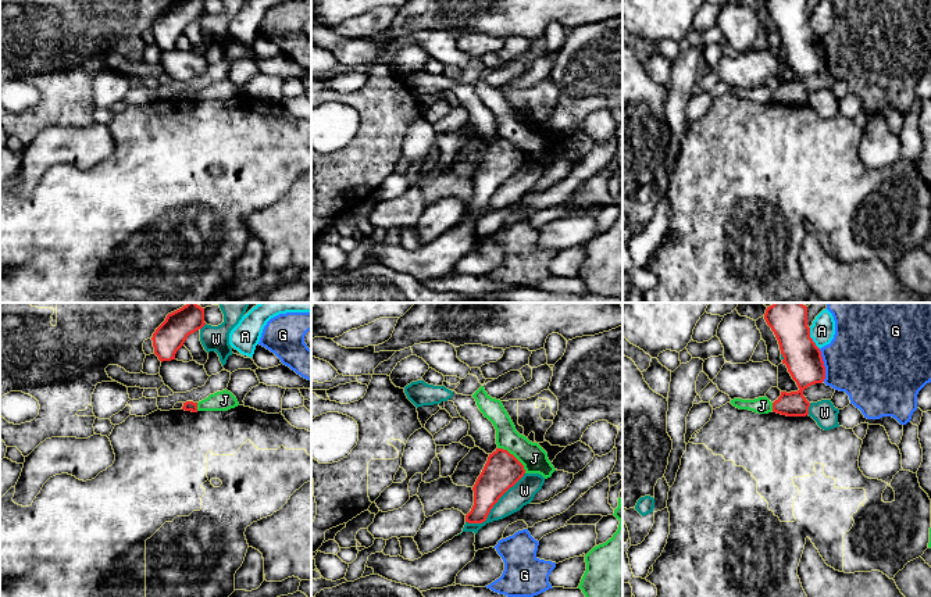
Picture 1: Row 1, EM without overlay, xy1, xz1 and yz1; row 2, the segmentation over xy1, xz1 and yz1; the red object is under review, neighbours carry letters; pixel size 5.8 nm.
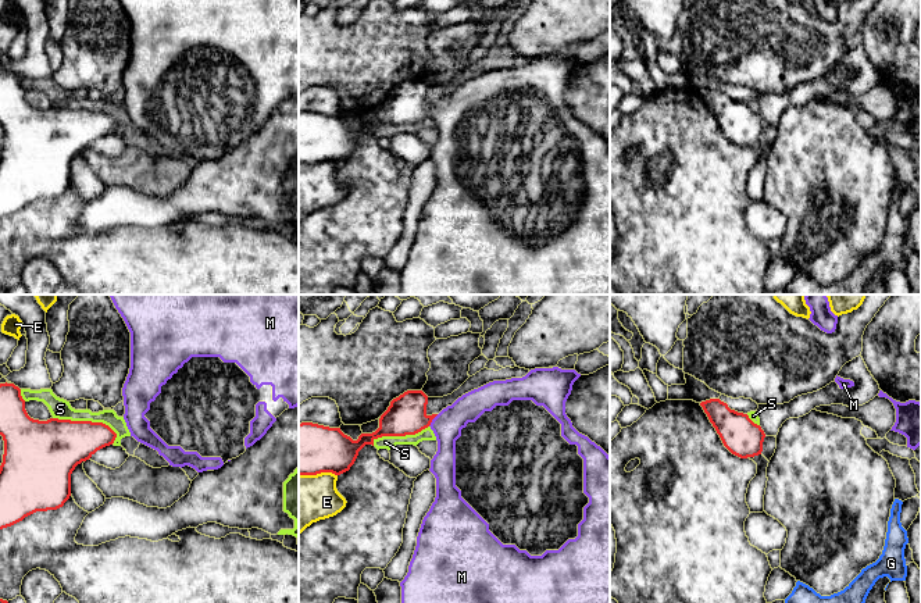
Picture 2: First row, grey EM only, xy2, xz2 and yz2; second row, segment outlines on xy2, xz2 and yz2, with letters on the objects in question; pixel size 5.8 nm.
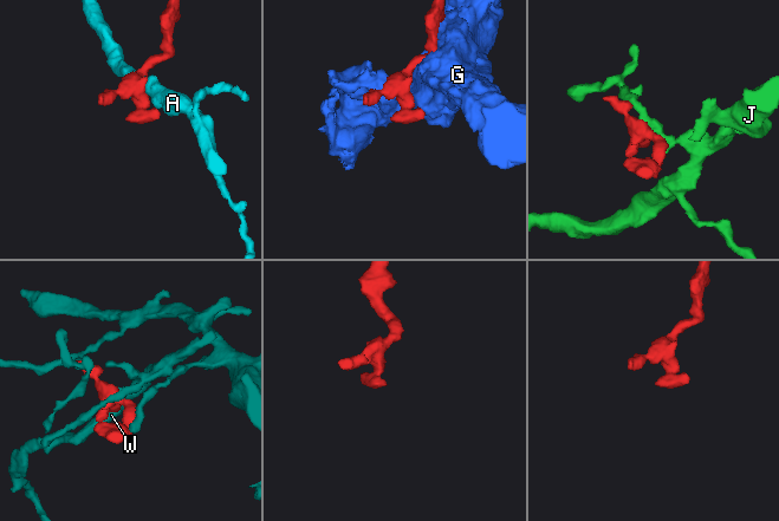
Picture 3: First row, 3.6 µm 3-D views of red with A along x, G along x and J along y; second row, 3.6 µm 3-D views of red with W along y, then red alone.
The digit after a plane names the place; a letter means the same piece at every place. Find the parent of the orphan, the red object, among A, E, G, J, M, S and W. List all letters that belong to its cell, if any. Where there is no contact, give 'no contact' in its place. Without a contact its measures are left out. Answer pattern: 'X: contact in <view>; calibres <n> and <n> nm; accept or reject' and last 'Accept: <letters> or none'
A: contact in yz1; calibres 220 and 140 nm; reject
E: contact in xz2; calibres 300 and 300 nm; reject
G: contact in yz1; calibres 220 and 440 nm; reject
J: contact in xz1; calibres 220 and 150 nm; reject
M: contact in xz2; calibres 220 and 170 nm; accept
S: contact in xy2; calibres 320 and 120 nm; reject
W: contact in xz1; calibres 220 and 140 nm; reject
Accept: M

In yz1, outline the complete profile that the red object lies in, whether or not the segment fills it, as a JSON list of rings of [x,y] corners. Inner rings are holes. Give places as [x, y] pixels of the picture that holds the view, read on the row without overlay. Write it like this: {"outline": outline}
{"outline": [[[766,0],[764,8],[778,29],[782,53],[799,76],[798,81],[781,81],[773,92],[773,101],[806,106],[810,92],[803,85],[803,79],[825,68],[821,40],[810,26],[807,0]]]}

